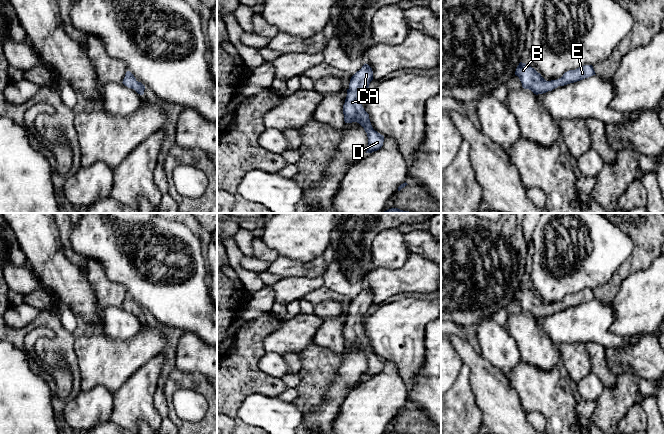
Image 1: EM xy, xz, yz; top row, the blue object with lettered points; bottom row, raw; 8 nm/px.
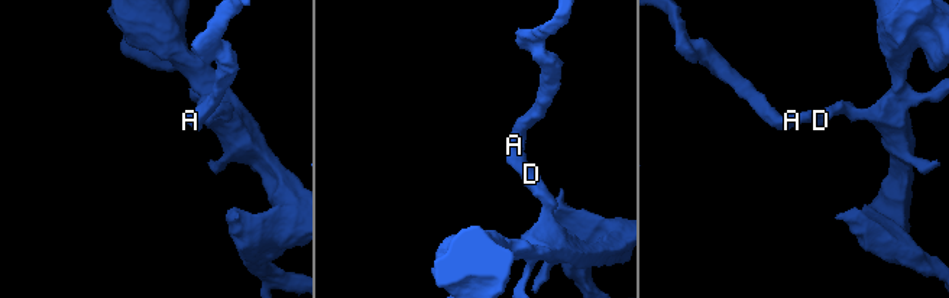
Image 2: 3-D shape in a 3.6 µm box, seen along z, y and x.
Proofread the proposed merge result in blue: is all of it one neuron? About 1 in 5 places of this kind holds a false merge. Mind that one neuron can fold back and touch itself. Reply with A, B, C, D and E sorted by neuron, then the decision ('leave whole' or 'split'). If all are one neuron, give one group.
A B C D E | leave whole

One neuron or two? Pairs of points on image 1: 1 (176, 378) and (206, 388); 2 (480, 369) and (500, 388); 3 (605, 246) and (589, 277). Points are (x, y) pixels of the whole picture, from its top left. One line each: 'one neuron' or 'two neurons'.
1: one neuron
2: one neuron
3: one neuron

